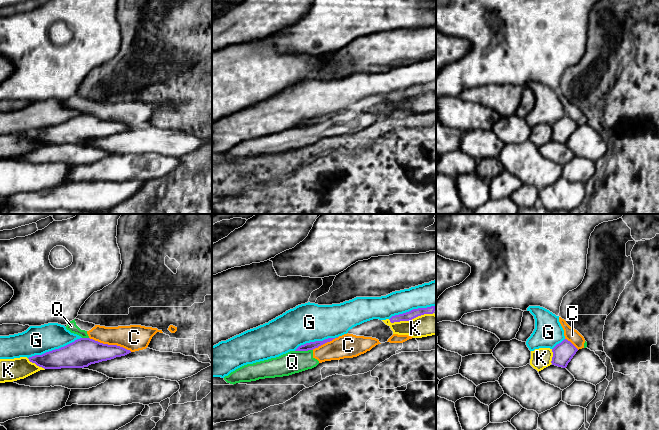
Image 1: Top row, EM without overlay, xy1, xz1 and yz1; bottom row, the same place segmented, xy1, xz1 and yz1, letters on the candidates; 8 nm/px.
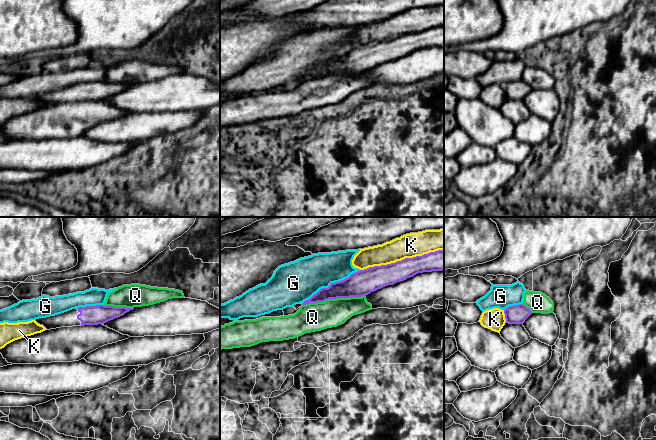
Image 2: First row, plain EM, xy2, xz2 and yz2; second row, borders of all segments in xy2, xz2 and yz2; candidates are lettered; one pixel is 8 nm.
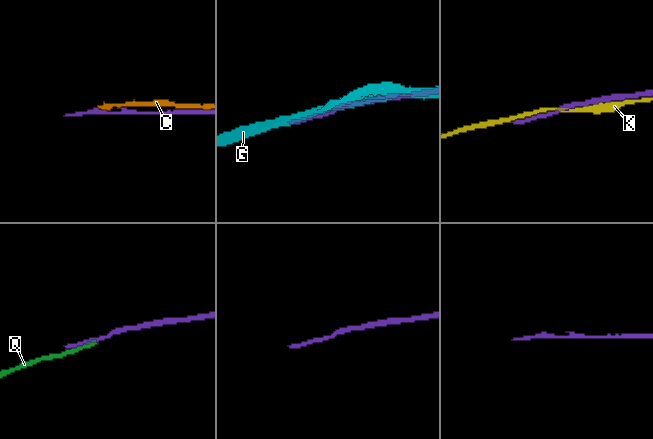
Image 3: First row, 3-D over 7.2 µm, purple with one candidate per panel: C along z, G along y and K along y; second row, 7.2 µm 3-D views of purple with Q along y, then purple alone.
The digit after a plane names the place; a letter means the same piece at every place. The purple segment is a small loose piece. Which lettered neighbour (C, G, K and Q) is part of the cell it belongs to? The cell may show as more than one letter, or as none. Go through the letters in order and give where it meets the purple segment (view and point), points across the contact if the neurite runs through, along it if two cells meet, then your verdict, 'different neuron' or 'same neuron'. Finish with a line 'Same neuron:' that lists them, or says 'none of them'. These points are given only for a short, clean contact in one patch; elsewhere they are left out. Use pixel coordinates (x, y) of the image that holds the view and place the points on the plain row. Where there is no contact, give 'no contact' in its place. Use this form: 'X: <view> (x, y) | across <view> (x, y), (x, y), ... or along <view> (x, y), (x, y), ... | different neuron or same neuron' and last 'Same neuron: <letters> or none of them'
C: xy1 (110, 121) | along xy1 (89, 113), (103, 119), (116, 120), (131, 127) | different neuron
G: xz2 (330, 60) | different neuron
K: xz2 (401, 36) | different neuron
Q: xz2 (333, 74) | different neuron
Same neuron: none of them

